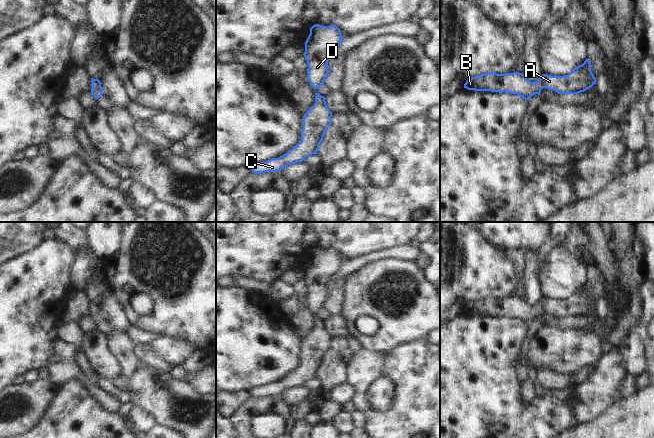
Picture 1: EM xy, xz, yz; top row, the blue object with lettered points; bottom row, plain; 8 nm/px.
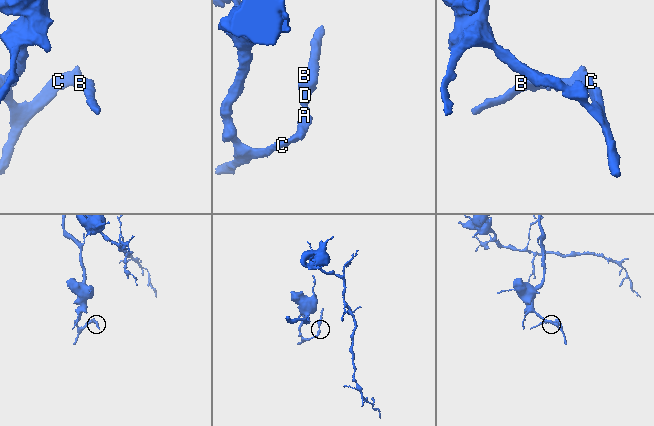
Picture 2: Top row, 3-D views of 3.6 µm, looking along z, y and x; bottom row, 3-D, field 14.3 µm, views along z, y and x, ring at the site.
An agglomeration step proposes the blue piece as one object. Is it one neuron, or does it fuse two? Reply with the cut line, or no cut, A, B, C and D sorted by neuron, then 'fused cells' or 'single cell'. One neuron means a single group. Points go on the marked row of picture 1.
no cut; A B C D; single cell

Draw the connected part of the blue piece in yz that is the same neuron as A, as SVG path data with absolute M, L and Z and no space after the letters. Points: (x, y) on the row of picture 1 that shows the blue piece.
M586 59L582 65L565 76L543 74L537 81L531 82L519 72L506 74L488 72L470 77L464 88L475 91L508 92L529 100L535 94L540 95L542 88L553 90L558 94L578 94L591 88L595 83L591 62Z

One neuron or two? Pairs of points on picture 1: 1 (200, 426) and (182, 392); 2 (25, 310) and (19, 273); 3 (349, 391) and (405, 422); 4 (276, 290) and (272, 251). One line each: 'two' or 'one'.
1: one
2: one
3: two
4: two

